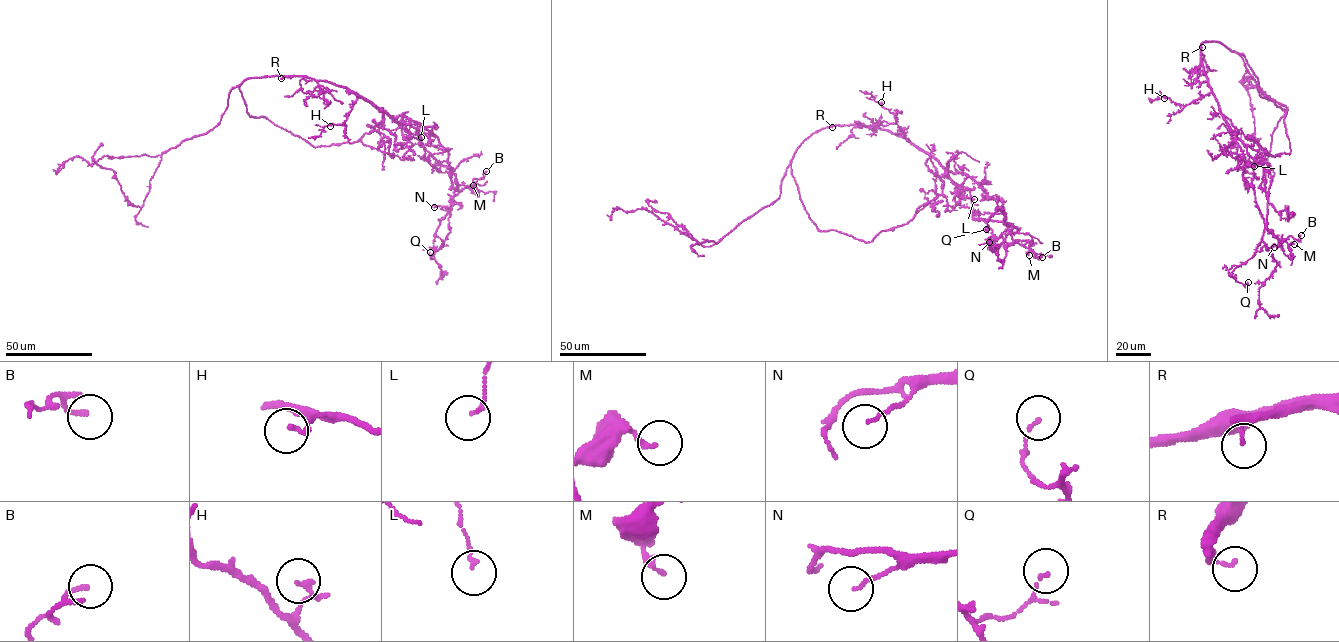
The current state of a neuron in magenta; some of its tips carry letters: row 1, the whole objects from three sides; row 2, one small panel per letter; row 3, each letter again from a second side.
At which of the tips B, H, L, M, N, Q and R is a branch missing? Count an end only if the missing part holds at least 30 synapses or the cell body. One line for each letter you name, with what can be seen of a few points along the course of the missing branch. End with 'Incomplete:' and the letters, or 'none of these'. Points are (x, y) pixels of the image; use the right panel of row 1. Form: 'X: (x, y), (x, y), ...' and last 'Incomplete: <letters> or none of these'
R: (1202, 47), (1199, 55), (1193, 58), (1157, 69)
Incomplete: R

